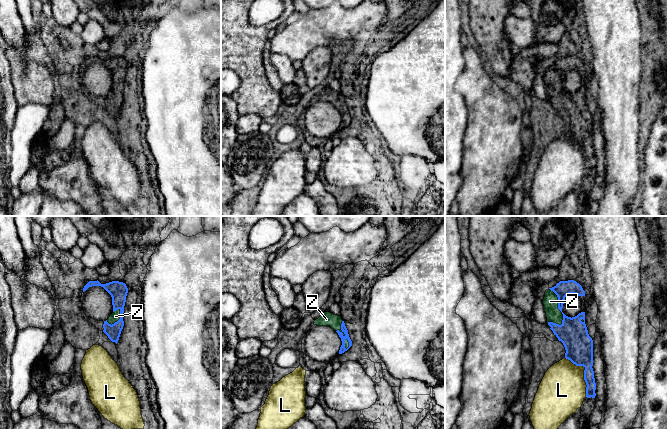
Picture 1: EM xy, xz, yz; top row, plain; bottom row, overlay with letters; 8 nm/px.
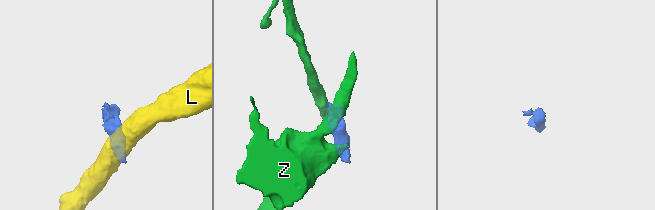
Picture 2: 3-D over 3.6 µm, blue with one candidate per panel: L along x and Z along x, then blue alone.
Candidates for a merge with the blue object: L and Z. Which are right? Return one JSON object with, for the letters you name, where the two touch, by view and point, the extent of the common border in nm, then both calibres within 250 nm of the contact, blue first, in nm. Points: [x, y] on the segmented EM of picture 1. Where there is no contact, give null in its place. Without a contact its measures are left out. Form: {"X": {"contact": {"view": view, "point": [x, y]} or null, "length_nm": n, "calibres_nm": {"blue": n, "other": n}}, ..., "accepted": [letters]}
{"Z": {"contact": {"view": "yz", "point": [563, 315]}, "length_nm": 320, "calibres_nm": {"blue": 240, "other": 120}}, "accepted": ["Z"]}

